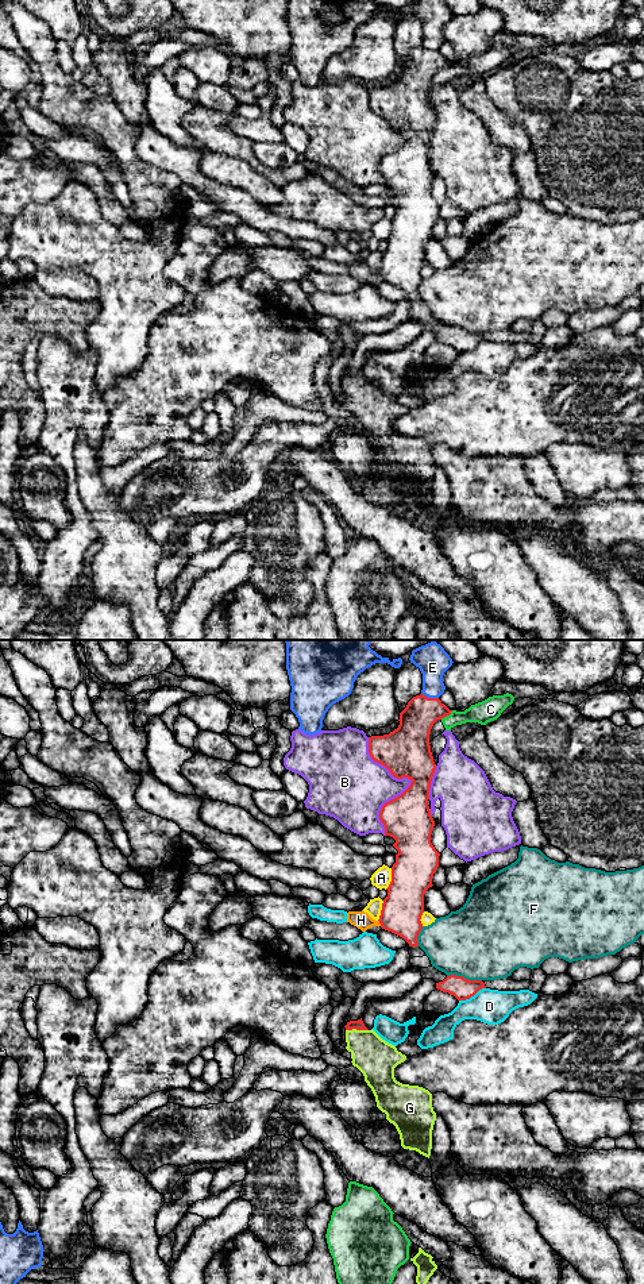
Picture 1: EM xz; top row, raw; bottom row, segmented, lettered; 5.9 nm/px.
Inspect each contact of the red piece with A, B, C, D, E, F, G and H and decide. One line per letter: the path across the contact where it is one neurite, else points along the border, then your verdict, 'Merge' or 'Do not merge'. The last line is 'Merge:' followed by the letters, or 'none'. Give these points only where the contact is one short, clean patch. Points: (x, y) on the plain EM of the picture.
A: Do not merge
B: Do not merge
C: Do not merge
D: Do not merge
E: Do not merge
F: Do not merge
G: Path across: xz (358, 377), (357, 381), (357, 388), (374, 409). Merge
H: Boundary: xz (378, 272), (381, 277). Do not merge
Merge: G

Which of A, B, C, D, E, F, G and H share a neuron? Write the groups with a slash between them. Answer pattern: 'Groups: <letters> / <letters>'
Groups: A / B / C / D / E / F / G / H

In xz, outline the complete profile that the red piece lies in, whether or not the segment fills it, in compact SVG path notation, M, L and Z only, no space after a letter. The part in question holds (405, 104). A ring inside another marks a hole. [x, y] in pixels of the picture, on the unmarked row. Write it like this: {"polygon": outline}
{"polygon": "M423 46L413 49L400 65L397 81L383 88L369 89L369 105L371 111L385 117L397 130L408 130L410 138L397 150L386 154L379 171L385 178L385 188L396 192L393 198L398 203L392 219L392 234L387 248L383 251L379 267L381 279L402 289L409 298L419 298L417 289L423 281L424 246L432 239L432 230L439 219L440 205L431 194L435 173L428 158L429 139L436 122L429 97L429 86L433 76L451 66L439 50L428 50Z"}

